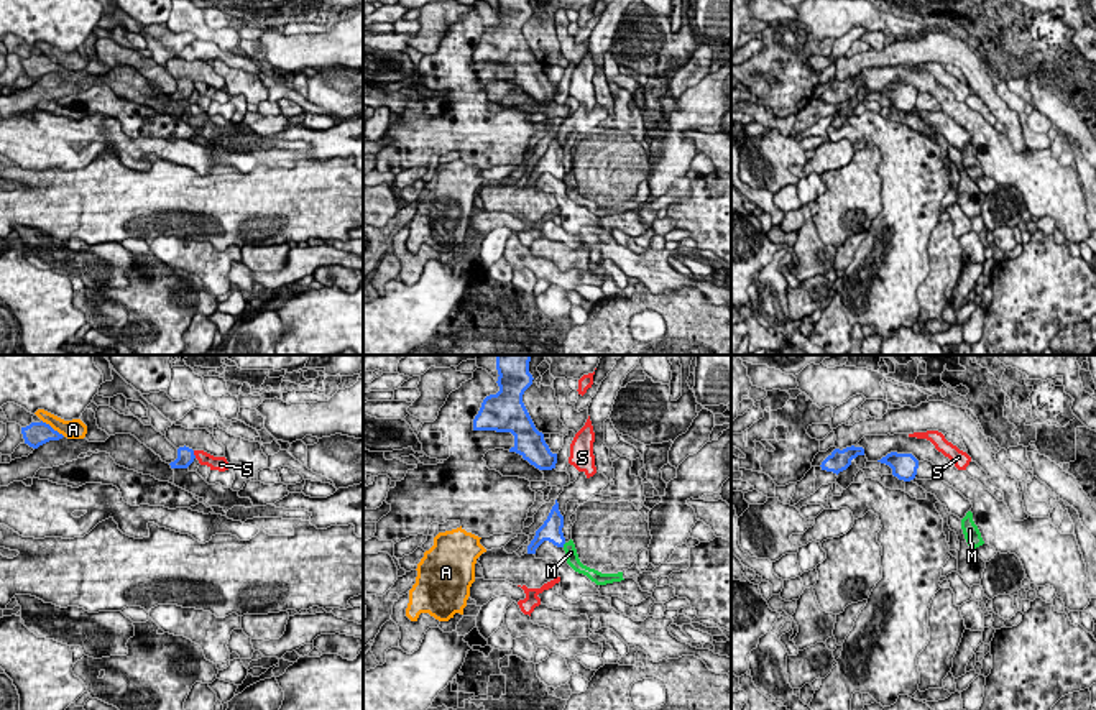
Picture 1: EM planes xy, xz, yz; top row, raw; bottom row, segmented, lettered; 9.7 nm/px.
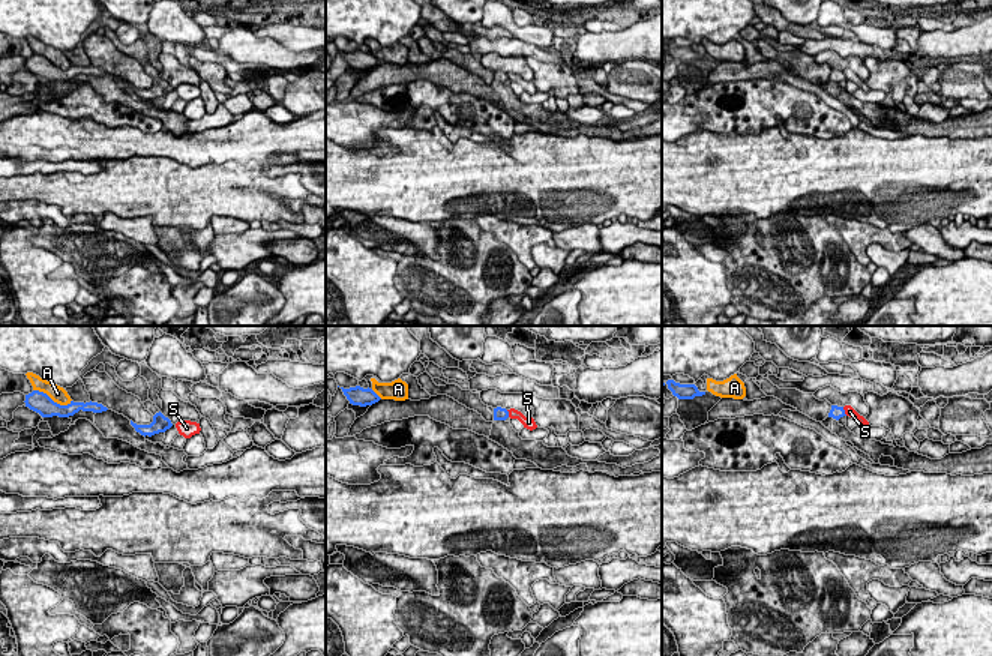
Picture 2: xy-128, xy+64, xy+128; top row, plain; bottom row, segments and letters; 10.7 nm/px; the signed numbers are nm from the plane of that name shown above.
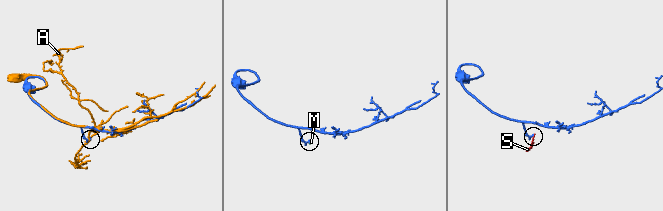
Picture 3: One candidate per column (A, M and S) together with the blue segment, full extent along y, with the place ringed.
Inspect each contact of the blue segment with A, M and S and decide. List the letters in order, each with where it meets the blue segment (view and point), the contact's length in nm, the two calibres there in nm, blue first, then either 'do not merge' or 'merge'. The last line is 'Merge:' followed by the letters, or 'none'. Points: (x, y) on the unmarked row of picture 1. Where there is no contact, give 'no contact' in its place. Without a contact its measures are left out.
A: contact xy (51, 59); length 300 nm; calibres 240 and 190 nm; do not merge
M: contact xz (564, 175); length 60 nm; calibres 200 and 130 nm; do not merge
S: contact xy (193, 86); length 90 nm; calibres 160 and 130 nm; do not merge
Merge: none

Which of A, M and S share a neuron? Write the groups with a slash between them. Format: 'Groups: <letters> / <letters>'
Groups: A / M / S

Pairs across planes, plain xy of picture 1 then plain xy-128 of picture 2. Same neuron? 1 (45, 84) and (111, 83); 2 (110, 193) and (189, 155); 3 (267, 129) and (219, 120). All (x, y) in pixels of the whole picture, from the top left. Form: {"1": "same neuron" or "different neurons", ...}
{"1": "same neuron", "2": "different neurons", "3": "same neuron"}

